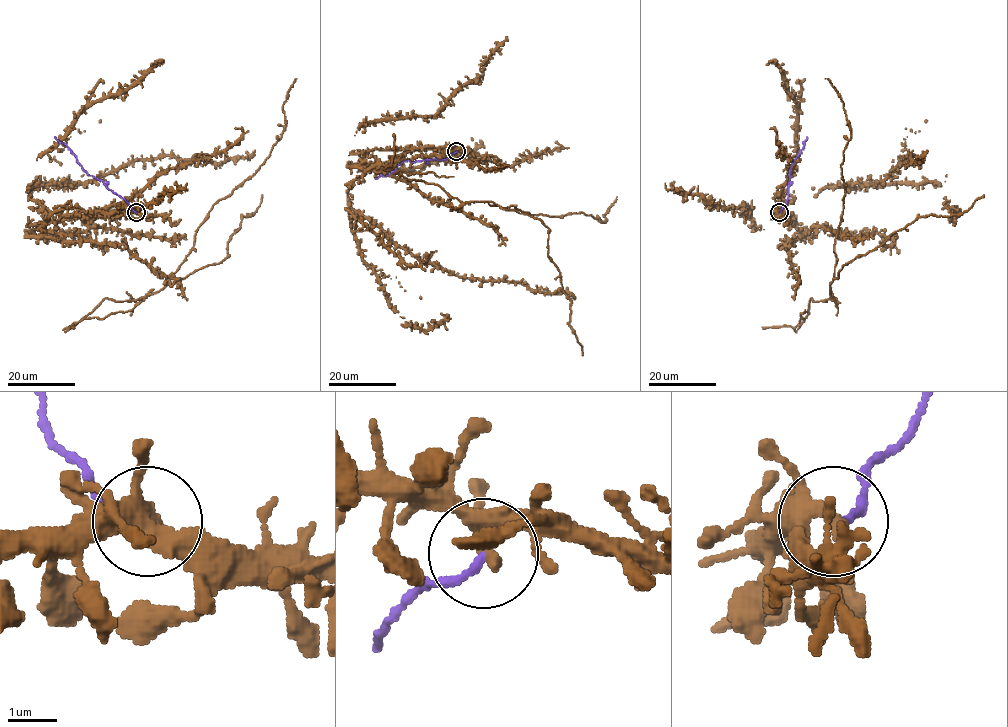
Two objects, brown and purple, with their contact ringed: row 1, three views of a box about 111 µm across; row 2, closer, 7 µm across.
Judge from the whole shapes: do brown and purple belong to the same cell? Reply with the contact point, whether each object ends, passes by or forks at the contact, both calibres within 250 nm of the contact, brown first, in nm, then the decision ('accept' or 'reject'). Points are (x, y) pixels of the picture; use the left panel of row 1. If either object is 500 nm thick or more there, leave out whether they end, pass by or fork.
at (136, 212); brown forks there; purple ends there; 280 nm thick on the brown side, 150 nm on the other; reject

